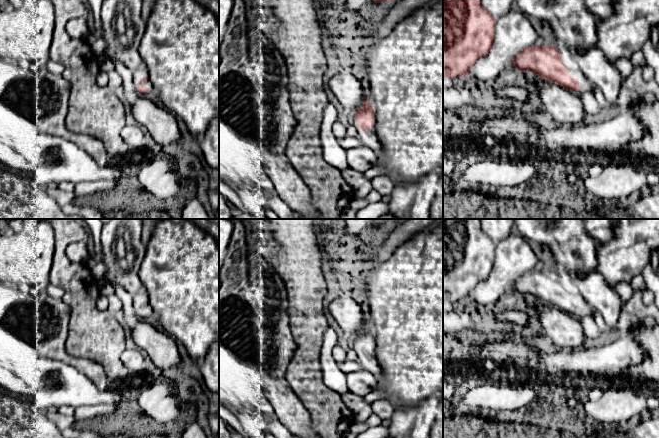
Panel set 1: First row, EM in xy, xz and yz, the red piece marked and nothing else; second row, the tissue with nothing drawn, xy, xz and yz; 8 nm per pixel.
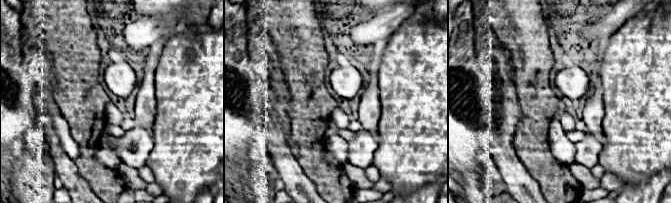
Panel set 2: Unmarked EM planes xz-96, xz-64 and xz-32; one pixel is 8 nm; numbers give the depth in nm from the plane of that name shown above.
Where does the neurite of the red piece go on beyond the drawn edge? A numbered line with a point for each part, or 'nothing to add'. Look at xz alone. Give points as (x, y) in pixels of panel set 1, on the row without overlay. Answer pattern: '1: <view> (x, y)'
1: xz (369, 362)

